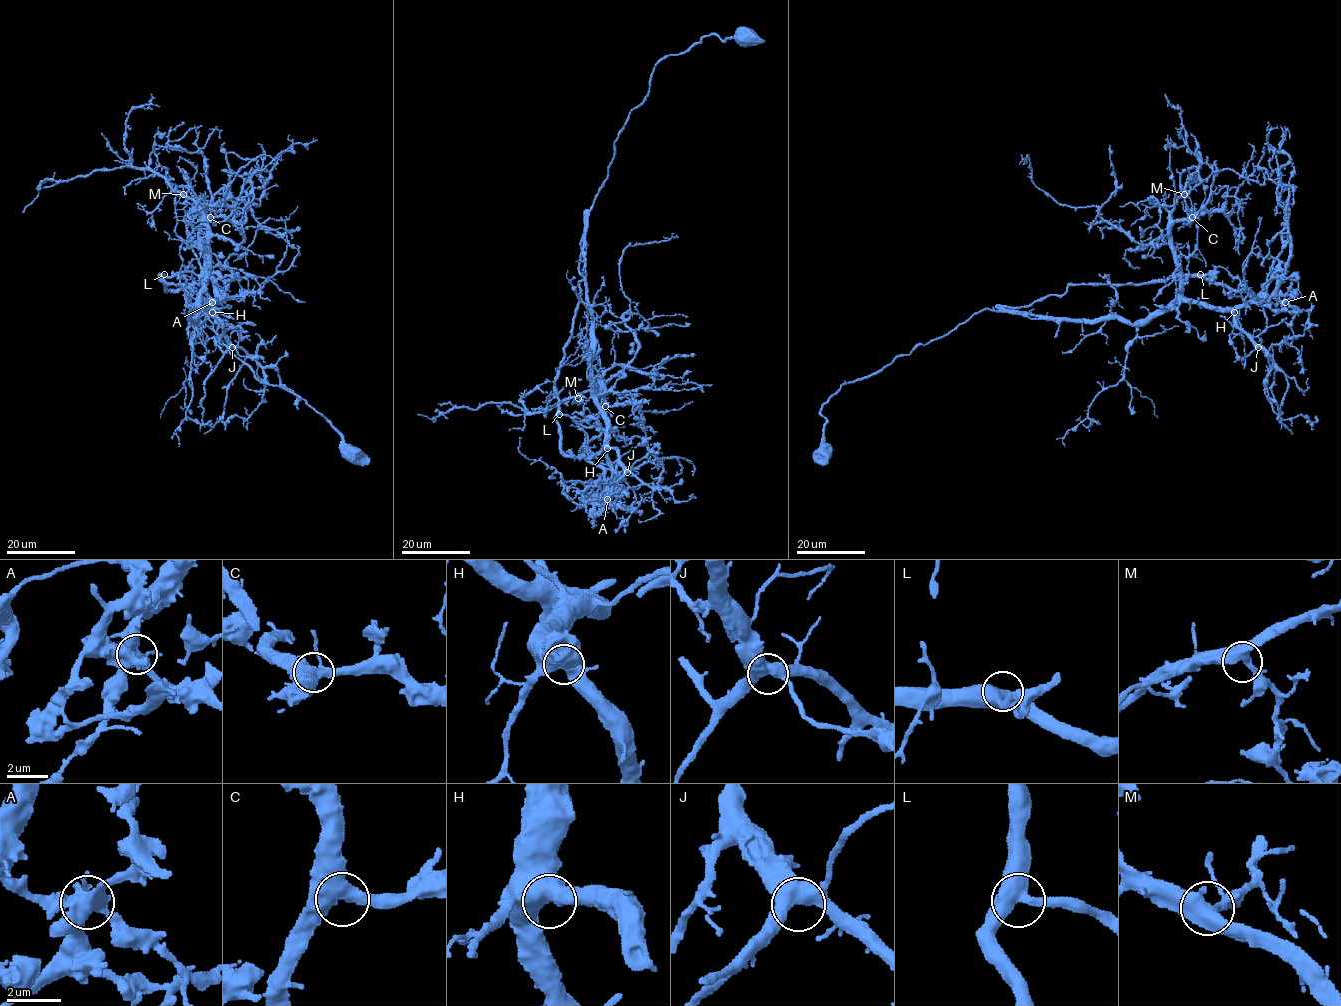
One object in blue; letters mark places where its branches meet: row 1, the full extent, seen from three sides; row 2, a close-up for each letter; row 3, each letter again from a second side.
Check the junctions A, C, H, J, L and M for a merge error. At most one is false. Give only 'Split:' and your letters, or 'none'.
Split: none

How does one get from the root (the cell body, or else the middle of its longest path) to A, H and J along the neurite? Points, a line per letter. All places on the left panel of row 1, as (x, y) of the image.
A: (350, 455), (303, 399), (232, 355), (200, 309), (190, 319), (212, 302)
H: (350, 455), (303, 399), (232, 355), (200, 309), (190, 319), (200, 302), (212, 312)
J: (350, 455), (303, 399), (232, 355), (200, 309), (190, 319), (200, 302), (232, 347)

